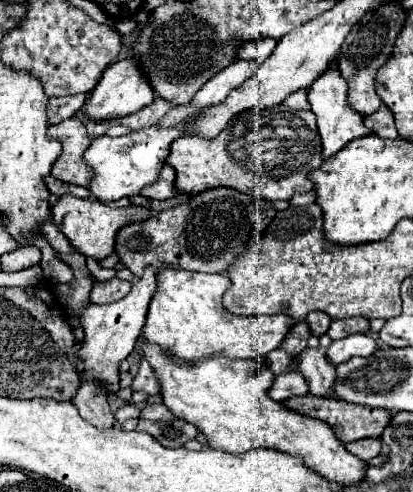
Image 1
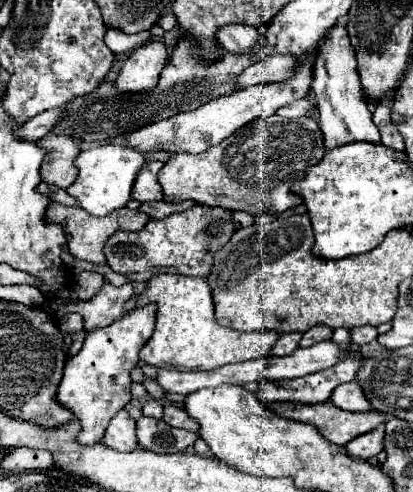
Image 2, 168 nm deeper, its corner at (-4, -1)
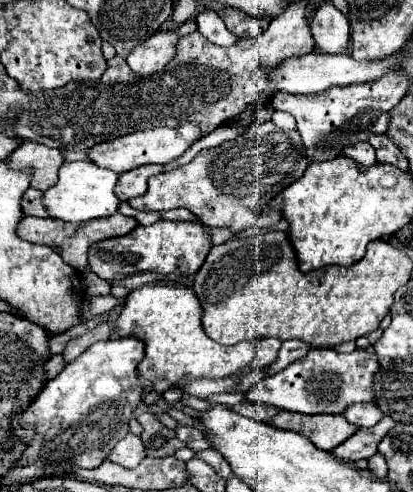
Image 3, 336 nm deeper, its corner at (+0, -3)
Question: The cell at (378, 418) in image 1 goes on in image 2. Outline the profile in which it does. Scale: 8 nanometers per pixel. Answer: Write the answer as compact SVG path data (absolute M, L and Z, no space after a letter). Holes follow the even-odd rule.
M275 402L265 404L265 408L271 408L277 416L313 424L323 438L337 446L345 446L353 438L377 428L385 422L385 416L377 410L371 412L343 412L331 402L327 404L293 404L293 402Z

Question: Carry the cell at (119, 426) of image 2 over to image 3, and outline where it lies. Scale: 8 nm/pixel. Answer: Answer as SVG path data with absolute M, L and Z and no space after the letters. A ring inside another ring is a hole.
M127 434L123 440L119 440L115 444L115 448L109 452L109 460L115 464L121 464L125 468L135 468L135 464L139 464L145 458L145 448L139 436L135 434Z

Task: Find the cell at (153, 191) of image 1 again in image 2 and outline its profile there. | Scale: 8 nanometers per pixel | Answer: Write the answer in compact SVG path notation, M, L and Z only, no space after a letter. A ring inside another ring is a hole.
M145 162L143 170L139 172L139 178L135 178L135 186L131 190L131 196L139 202L147 200L161 200L163 190L157 182L157 174L163 168L163 162Z

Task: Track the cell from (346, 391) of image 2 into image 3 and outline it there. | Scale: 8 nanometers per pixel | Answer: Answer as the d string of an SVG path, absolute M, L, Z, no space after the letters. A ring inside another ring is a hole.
M361 402L361 404L351 404L345 408L343 416L351 422L351 424L357 424L359 428L371 428L375 426L383 412L379 412L377 404L375 402Z

